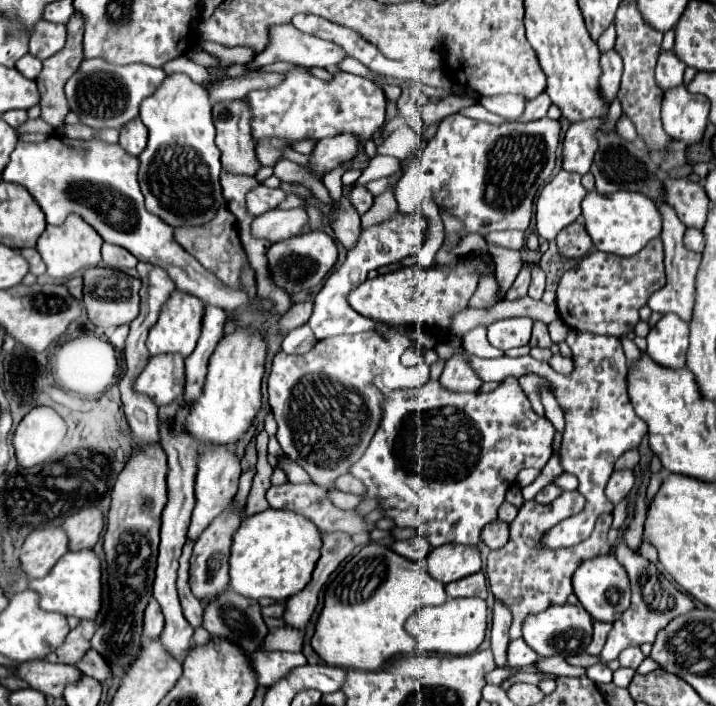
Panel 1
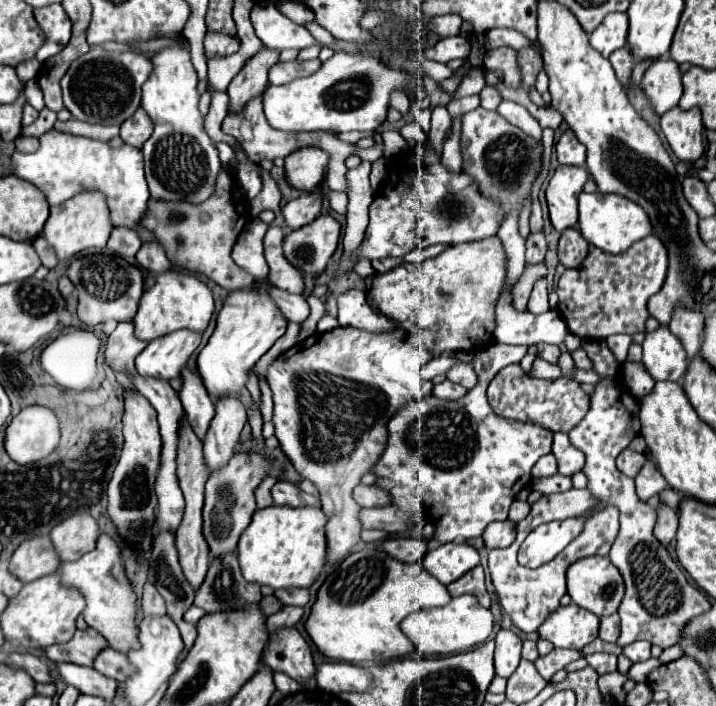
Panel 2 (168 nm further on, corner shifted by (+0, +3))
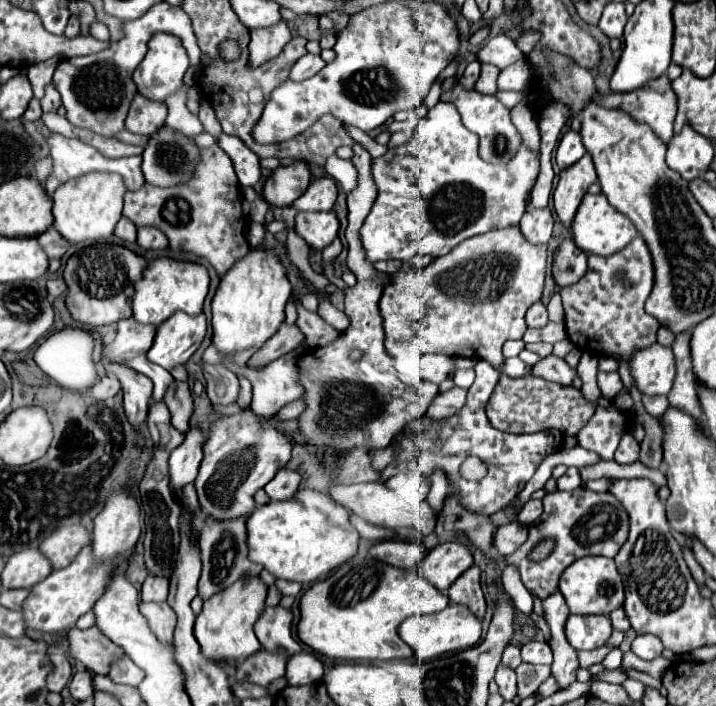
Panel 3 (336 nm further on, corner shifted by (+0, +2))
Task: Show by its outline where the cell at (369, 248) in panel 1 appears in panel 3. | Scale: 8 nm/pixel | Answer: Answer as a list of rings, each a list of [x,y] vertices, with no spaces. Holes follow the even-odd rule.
[[[439,101],[433,109],[429,109],[427,117],[419,121],[419,127],[409,143],[389,149],[383,157],[373,159],[373,177],[379,195],[359,231],[367,259],[371,263],[389,259],[409,261],[417,253],[441,257],[469,237],[517,225],[525,213],[525,197],[533,187],[537,173],[539,157],[523,145],[505,165],[489,165],[481,161],[477,153],[477,135],[463,127],[457,107]]]

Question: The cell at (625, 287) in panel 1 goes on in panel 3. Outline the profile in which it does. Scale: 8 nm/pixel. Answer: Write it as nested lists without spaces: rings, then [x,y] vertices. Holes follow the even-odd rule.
[[[635,237],[629,247],[623,251],[611,255],[611,257],[599,257],[599,255],[589,255],[589,269],[587,273],[569,287],[563,287],[559,291],[565,307],[565,327],[567,327],[567,337],[583,351],[595,351],[595,353],[617,353],[621,357],[629,357],[633,349],[645,349],[655,343],[657,339],[657,329],[661,327],[659,321],[651,315],[645,313],[643,305],[653,289],[653,279],[655,279],[655,267],[653,267],[653,257],[647,247],[647,243],[641,237]]]

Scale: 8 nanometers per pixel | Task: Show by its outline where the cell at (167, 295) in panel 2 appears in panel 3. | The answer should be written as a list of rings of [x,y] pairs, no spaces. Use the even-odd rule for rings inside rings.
[[[155,259],[147,265],[143,279],[135,283],[133,317],[137,319],[137,323],[159,327],[177,311],[185,311],[187,315],[199,315],[203,311],[207,291],[209,291],[209,275],[203,265],[173,259]]]

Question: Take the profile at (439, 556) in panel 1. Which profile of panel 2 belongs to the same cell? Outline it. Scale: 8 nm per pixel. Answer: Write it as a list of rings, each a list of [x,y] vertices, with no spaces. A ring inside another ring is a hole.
[[[441,544],[439,548],[427,552],[423,558],[425,570],[435,576],[441,584],[451,584],[461,578],[465,572],[479,564],[479,552],[471,544]]]

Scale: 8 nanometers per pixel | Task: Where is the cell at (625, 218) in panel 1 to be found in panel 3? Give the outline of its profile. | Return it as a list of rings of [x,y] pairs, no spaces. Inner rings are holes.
[[[587,193],[583,197],[583,201],[577,209],[577,215],[571,223],[571,231],[573,231],[573,241],[577,243],[577,247],[581,251],[603,255],[603,257],[623,251],[629,245],[629,241],[633,241],[637,237],[637,229],[629,221],[629,217],[623,215],[621,211],[617,211],[615,207],[611,207],[603,193],[599,193],[599,195]]]

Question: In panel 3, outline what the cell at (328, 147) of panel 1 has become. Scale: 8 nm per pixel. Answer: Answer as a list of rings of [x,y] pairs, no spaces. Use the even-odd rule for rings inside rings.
[[[295,161],[289,167],[277,167],[273,175],[265,181],[263,187],[265,201],[279,207],[291,205],[305,191],[301,179],[311,181],[311,171],[305,161]]]

